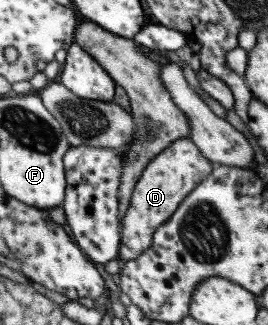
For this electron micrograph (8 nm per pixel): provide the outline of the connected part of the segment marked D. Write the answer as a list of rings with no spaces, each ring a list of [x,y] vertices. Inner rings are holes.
[[[190,138],[174,140],[161,153],[158,153],[143,168],[132,195],[129,199],[129,210],[120,224],[120,245],[118,260],[132,261],[151,244],[152,234],[173,212],[177,205],[205,179],[213,168],[192,143]]]

